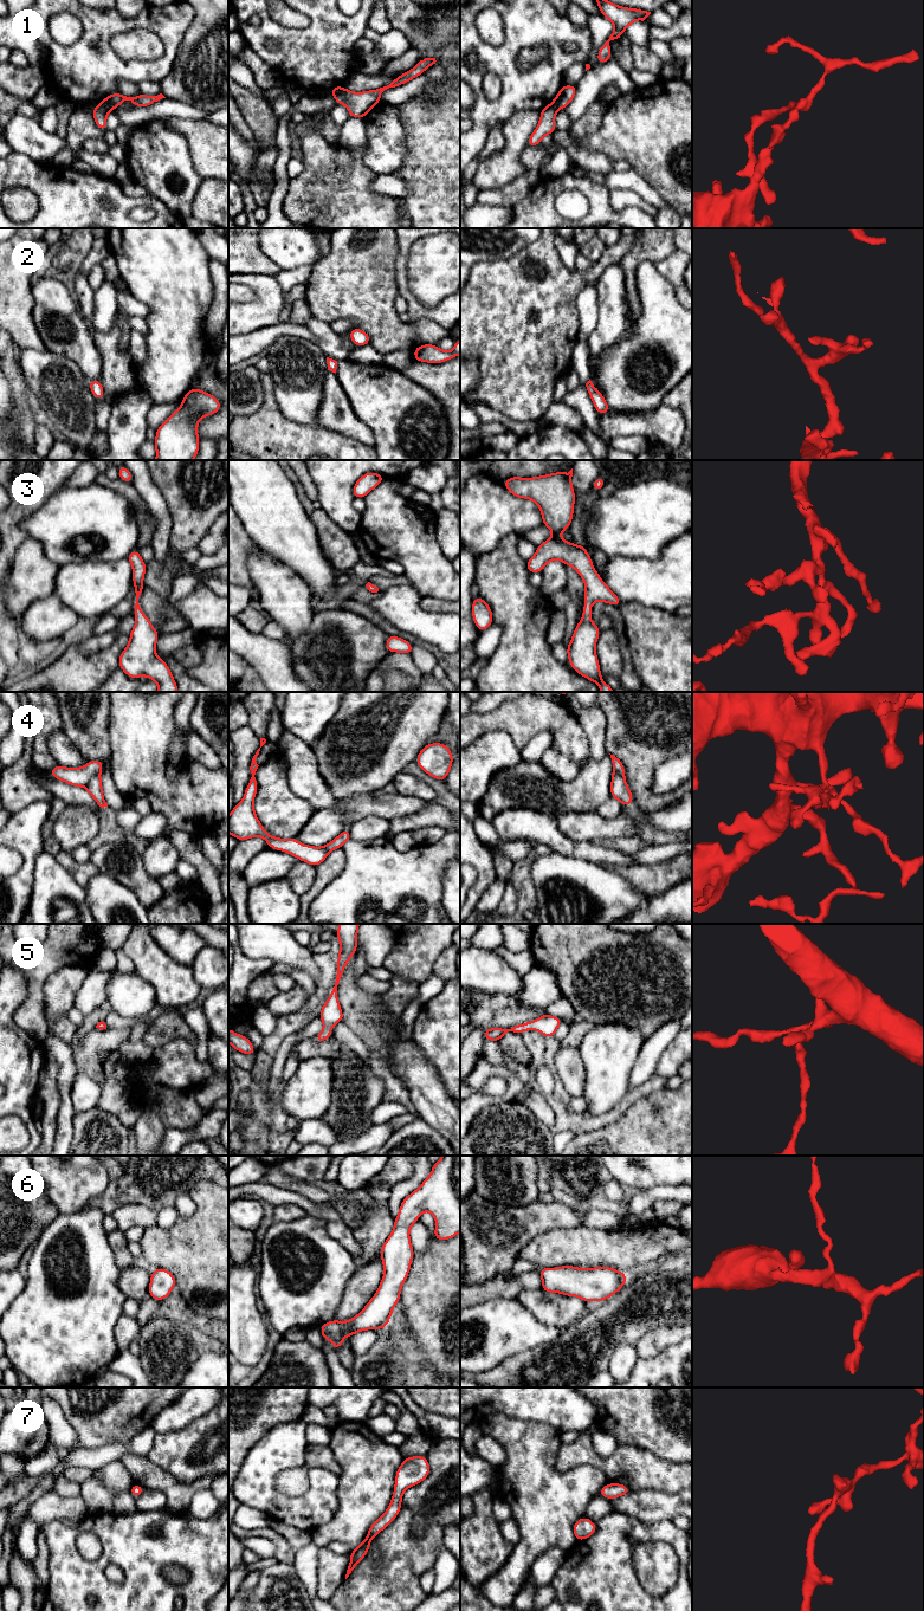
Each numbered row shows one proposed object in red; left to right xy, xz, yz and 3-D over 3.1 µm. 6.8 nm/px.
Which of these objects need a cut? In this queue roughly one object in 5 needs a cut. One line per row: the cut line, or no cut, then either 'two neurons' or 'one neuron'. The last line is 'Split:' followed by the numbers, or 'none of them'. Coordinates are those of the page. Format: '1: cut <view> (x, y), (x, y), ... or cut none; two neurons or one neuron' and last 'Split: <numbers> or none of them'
1: cut xy (102, 102), (111, 109); two neurons
2: cut none; one neuron
3: cut none; one neuron
4: cut none; one neuron
5: cut none; one neuron
6: cut none; one neuron
7: cut none; one neuron
Split: 1

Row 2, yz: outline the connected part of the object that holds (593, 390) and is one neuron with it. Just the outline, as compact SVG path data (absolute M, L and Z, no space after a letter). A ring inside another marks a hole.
M590 380L586 383L586 387L589 396L593 400L593 405L596 412L601 415L608 413L610 410L608 403L606 402L603 395L599 392L599 389L593 384Z

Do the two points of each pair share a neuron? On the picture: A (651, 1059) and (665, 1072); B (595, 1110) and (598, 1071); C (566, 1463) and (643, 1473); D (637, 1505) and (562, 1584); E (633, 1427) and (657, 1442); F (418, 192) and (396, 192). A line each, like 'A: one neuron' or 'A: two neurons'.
A: two neurons
B: one neuron
C: one neuron
D: two neurons
E: one neuron
F: two neurons

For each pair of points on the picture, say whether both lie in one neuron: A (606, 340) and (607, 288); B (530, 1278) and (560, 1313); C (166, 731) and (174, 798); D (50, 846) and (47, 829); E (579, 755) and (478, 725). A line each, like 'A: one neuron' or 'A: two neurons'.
A: one neuron
B: two neurons
C: one neuron
D: one neuron
E: one neuron

